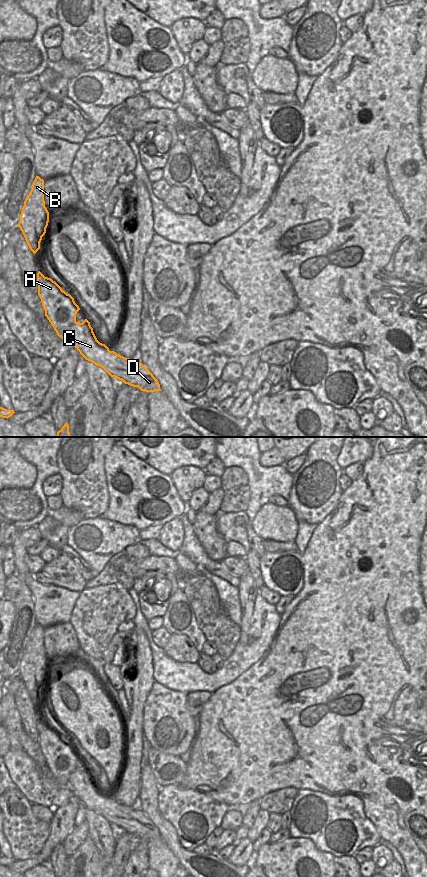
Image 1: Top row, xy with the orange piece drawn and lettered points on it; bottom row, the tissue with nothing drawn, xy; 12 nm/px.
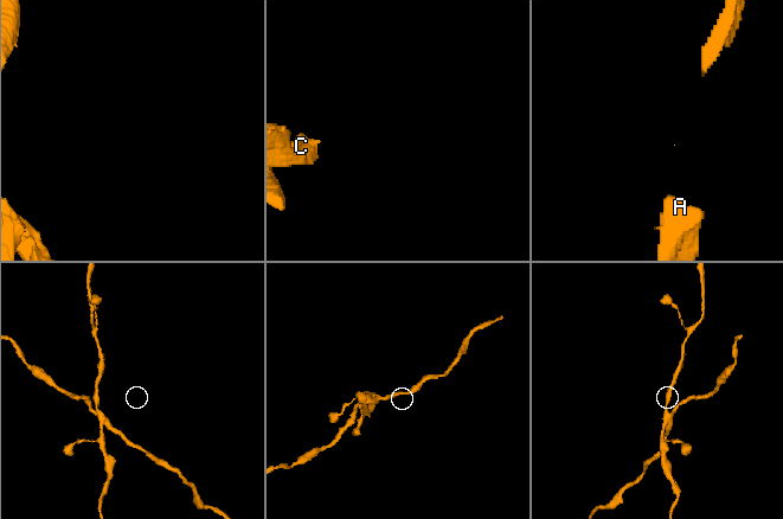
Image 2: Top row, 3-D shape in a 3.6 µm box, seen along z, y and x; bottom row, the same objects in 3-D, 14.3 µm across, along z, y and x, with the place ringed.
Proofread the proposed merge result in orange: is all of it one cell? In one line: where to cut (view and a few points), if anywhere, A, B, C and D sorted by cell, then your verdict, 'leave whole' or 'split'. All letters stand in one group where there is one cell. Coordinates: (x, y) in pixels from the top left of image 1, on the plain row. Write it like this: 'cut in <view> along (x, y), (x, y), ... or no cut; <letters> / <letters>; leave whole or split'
cut in xy along (75, 768), (70, 776), (68, 785); A B / C D; split

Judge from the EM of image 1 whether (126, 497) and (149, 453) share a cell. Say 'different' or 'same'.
different

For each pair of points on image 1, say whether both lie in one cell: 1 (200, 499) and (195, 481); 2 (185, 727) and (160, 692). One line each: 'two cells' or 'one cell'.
1: two cells
2: one cell

